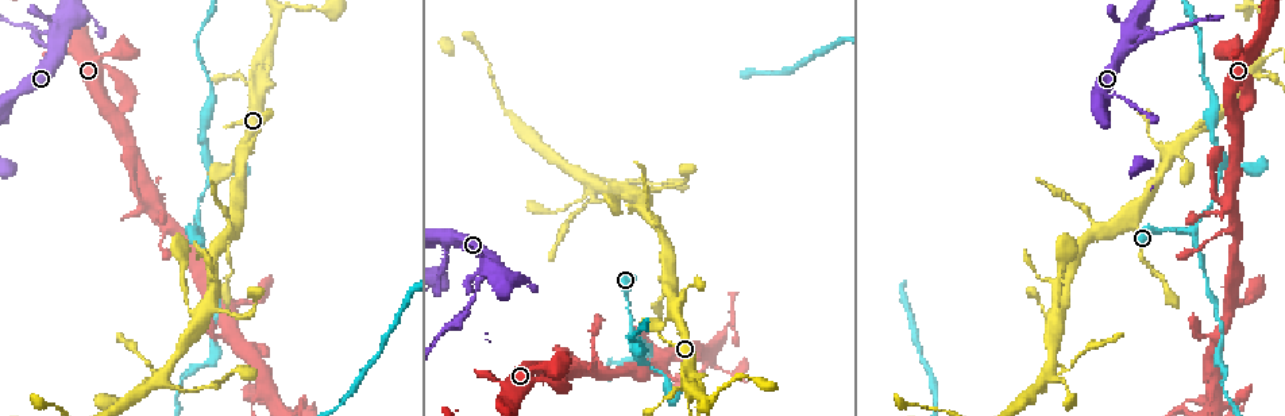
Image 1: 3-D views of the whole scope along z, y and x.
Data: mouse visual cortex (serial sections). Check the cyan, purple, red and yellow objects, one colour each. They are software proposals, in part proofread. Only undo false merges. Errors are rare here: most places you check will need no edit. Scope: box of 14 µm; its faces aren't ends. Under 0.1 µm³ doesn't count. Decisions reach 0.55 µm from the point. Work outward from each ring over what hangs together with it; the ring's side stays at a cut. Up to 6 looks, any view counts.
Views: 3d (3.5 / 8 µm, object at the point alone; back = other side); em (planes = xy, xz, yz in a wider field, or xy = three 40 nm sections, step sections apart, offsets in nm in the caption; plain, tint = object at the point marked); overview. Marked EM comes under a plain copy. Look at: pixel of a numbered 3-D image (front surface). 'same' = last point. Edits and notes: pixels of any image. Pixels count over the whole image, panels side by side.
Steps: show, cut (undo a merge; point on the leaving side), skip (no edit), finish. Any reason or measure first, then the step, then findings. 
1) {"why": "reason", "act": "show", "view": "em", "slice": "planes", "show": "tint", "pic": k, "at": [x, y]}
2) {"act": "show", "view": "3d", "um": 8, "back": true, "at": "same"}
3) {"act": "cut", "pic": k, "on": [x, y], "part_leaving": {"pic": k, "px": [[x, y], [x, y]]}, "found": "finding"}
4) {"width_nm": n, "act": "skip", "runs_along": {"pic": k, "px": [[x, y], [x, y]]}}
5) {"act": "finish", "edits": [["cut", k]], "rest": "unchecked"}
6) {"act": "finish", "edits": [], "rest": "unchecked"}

{"why": "three-way junction", "act": "show", "view": "3d", "um": 3.5, "pic": 1, "at": [633, 328]}

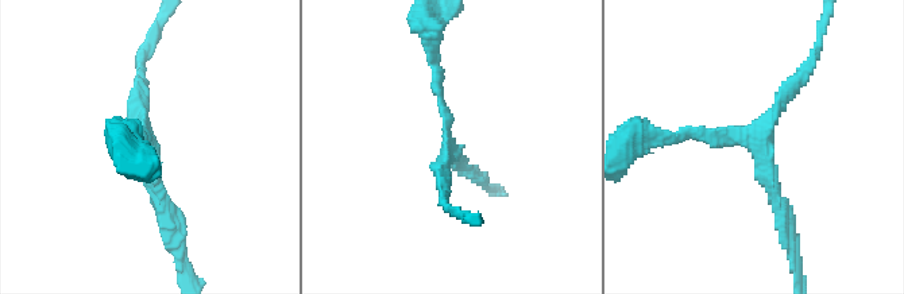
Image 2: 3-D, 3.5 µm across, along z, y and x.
{"arms": 3, "arm_widths_nm": [150, 150, 200], "act": "show", "view": "em", "slice": "planes", "show": "tint", "pic": 2, "at": [144, 138]}

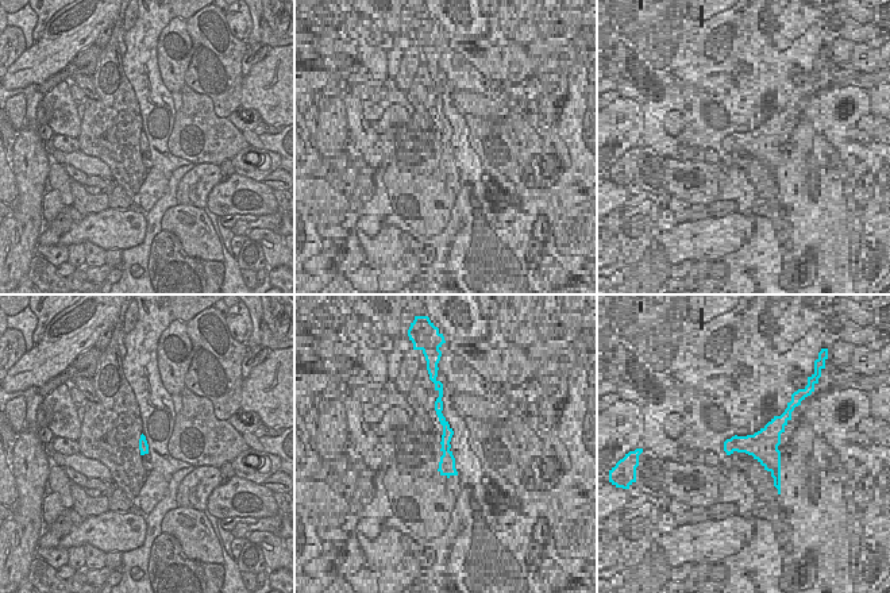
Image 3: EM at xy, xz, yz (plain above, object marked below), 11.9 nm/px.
{"act": "show", "view": "em", "slice": "xy", "step": 2, "show": "tint", "at": "same"}

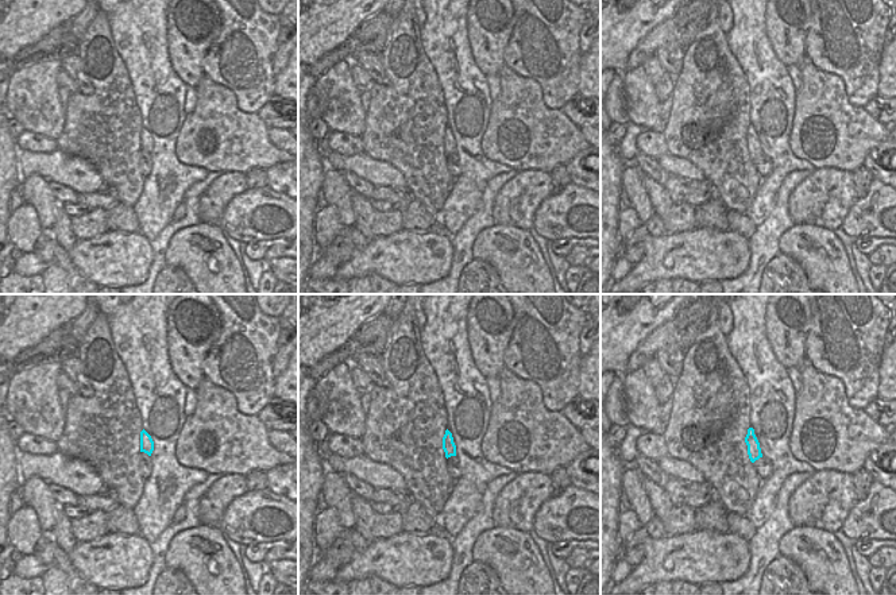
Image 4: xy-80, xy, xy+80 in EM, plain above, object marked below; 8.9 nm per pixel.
{"act": "skip", "found": "all the same cell"}

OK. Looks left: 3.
{"act": "show", "view": "3d", "um": 8, "pic": 1, "at": [684, 392]}

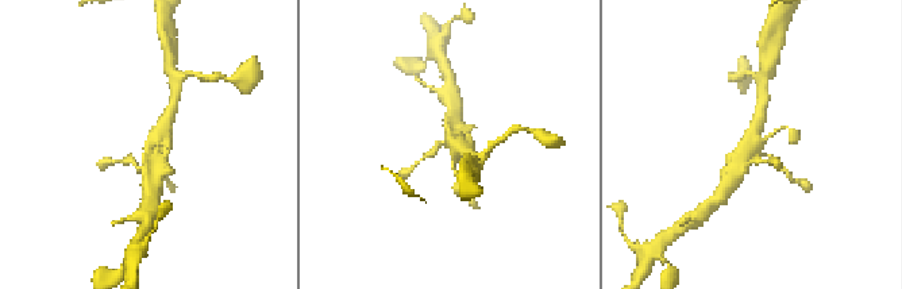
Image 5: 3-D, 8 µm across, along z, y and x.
{"act": "show", "view": "3d", "um": 3.5, "pic": 5, "at": [749, 153]}

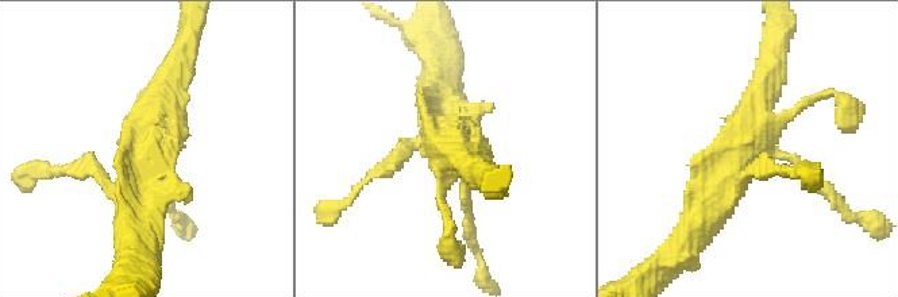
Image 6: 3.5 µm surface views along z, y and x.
{"act": "show", "view": "em", "slice": "xy", "step": 1, "show": "tint", "pic": 6, "at": [135, 156]}

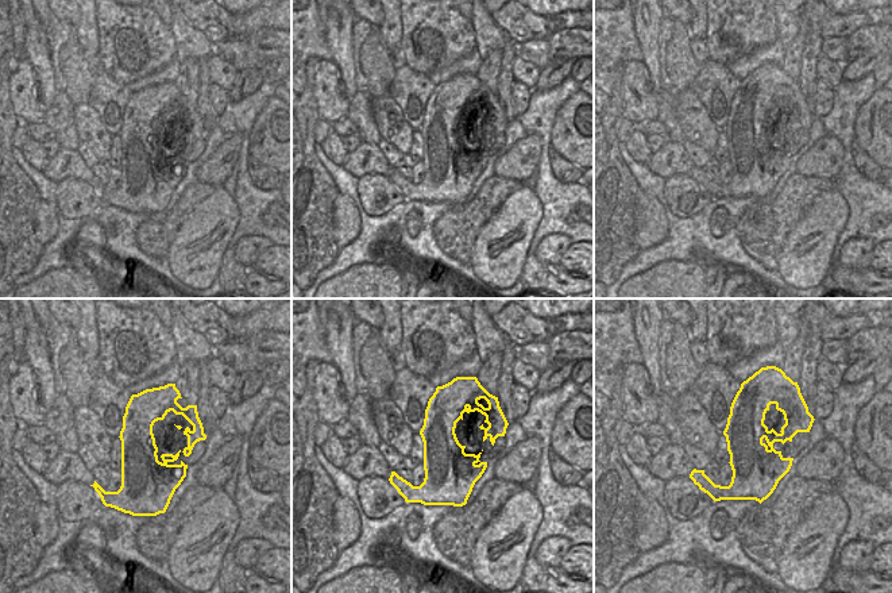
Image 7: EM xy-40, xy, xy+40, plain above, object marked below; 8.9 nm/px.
{"width_nm": 460, "act": "skip", "runs_along": {"pic": 6, "px": [[692, 236], [747, 150], [767, 80]]}, "found": "continuous, no second cell"}

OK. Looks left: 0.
{"act": "finish", "edits": [], "rest": "unchecked"}

